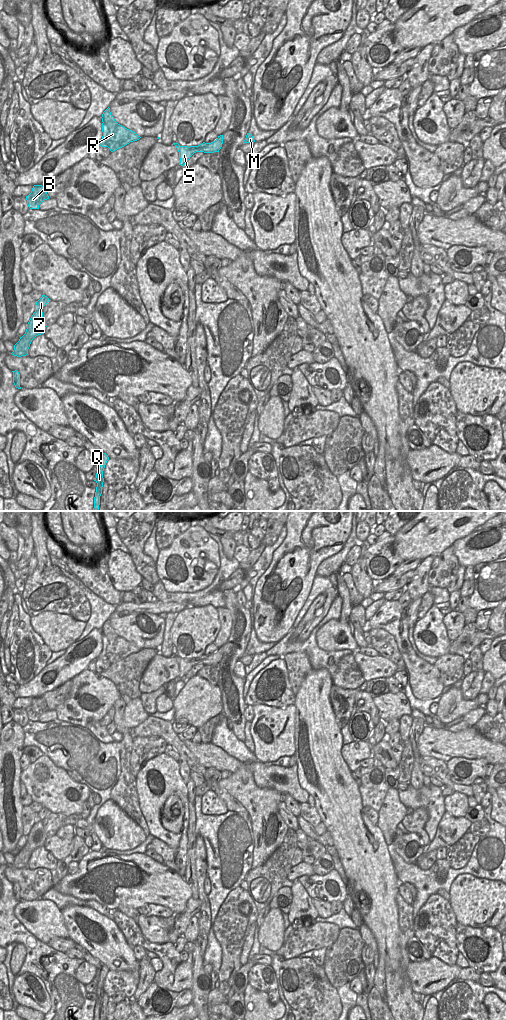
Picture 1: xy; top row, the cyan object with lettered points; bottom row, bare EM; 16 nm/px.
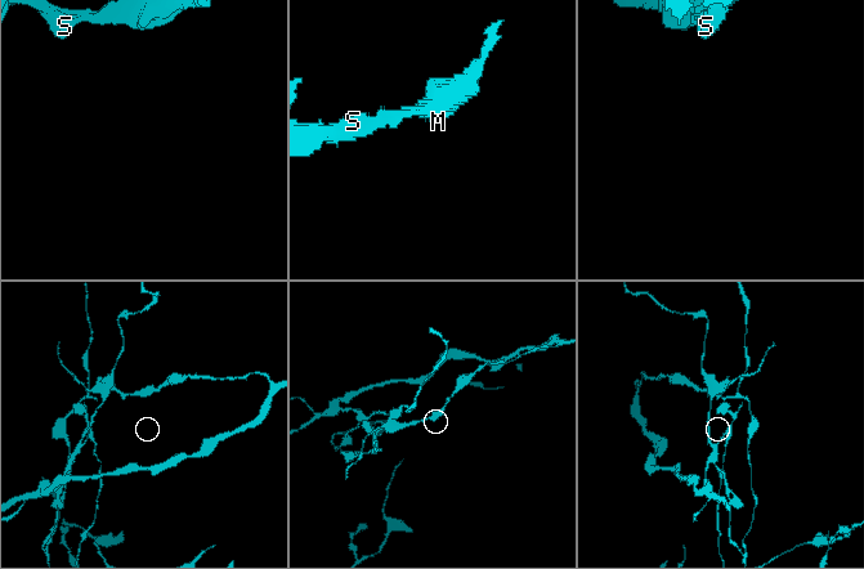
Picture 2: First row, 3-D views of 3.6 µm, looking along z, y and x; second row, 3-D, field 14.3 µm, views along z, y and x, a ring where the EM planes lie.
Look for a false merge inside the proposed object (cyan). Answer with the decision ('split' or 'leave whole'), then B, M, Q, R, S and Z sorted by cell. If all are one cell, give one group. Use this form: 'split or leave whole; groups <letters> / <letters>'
split; groups B Q Z / M R S

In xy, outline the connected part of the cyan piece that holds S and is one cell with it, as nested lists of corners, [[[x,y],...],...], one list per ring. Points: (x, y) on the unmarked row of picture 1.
[[[223,647],[218,648],[218,650],[211,655],[203,654],[198,658],[187,659],[187,658],[180,658],[178,655],[173,655],[173,656],[176,658],[179,664],[179,670],[180,670],[179,677],[184,678],[185,675],[190,671],[190,669],[196,664],[204,664],[204,665],[219,664],[223,656]]]

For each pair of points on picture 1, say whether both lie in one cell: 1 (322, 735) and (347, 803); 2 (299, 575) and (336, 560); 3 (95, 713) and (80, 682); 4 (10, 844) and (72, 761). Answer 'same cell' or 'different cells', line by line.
1: same cell
2: different cells
3: same cell
4: different cells

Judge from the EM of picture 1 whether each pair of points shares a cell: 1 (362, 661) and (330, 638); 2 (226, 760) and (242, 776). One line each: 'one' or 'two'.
1: one
2: two

